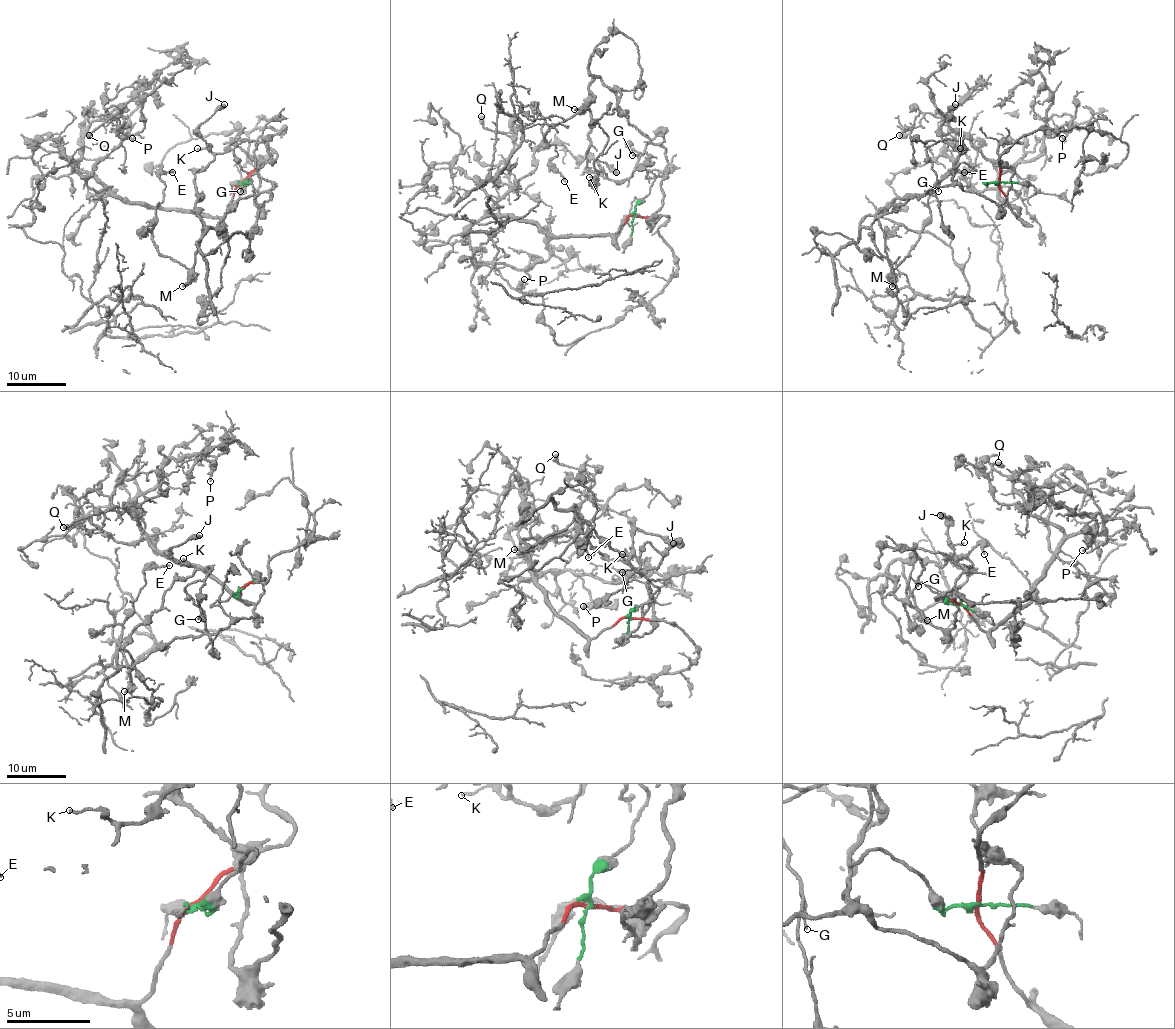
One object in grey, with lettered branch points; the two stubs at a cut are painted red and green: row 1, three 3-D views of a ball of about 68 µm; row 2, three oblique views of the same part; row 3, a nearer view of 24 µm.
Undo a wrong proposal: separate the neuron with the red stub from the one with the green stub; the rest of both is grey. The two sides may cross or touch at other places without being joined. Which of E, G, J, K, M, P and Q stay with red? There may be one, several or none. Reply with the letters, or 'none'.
P, Q

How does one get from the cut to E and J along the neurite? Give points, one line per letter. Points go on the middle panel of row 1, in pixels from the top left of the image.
E: (633, 216), (666, 150), (597, 77), (594, 99), (544, 135), (565, 181)
J: (633, 216), (666, 150), (597, 77), (586, 164), (617, 172)

